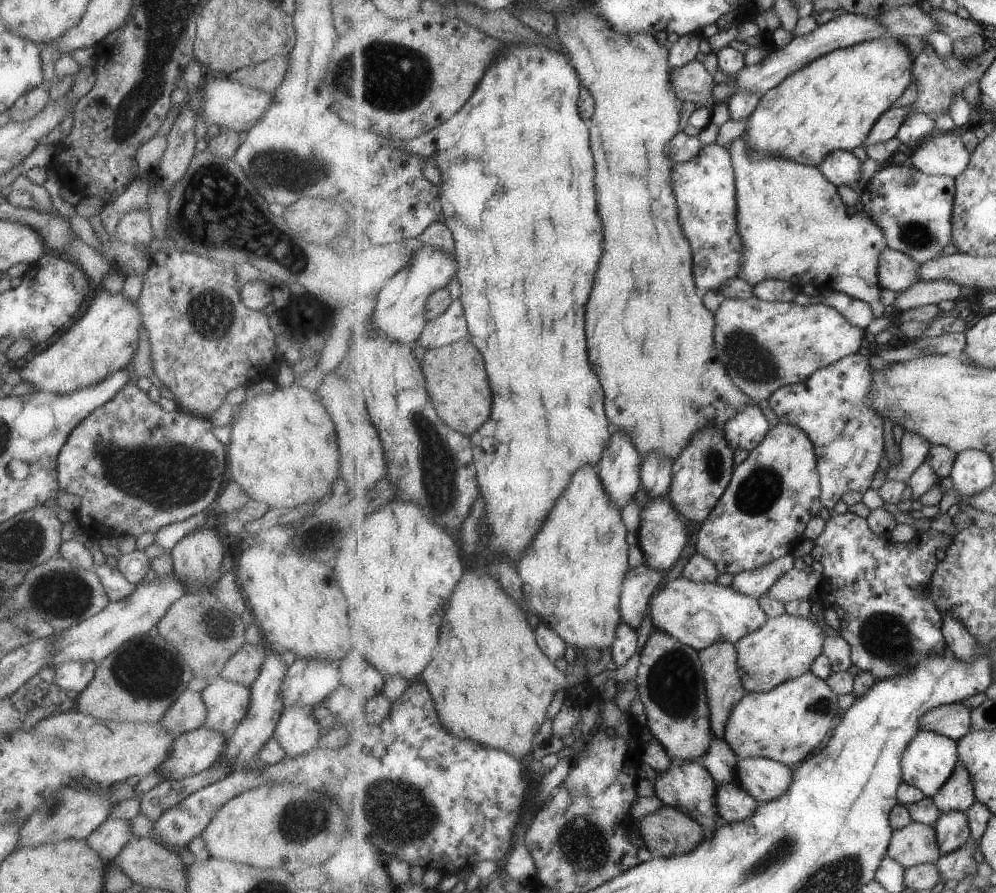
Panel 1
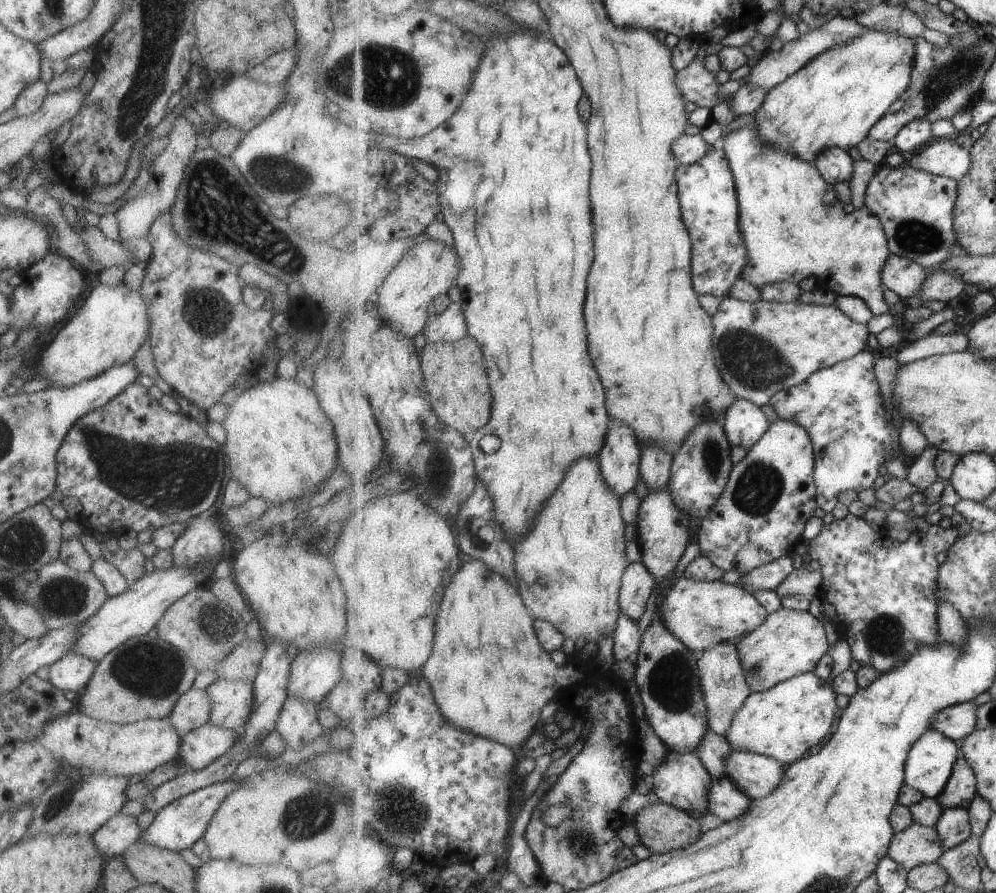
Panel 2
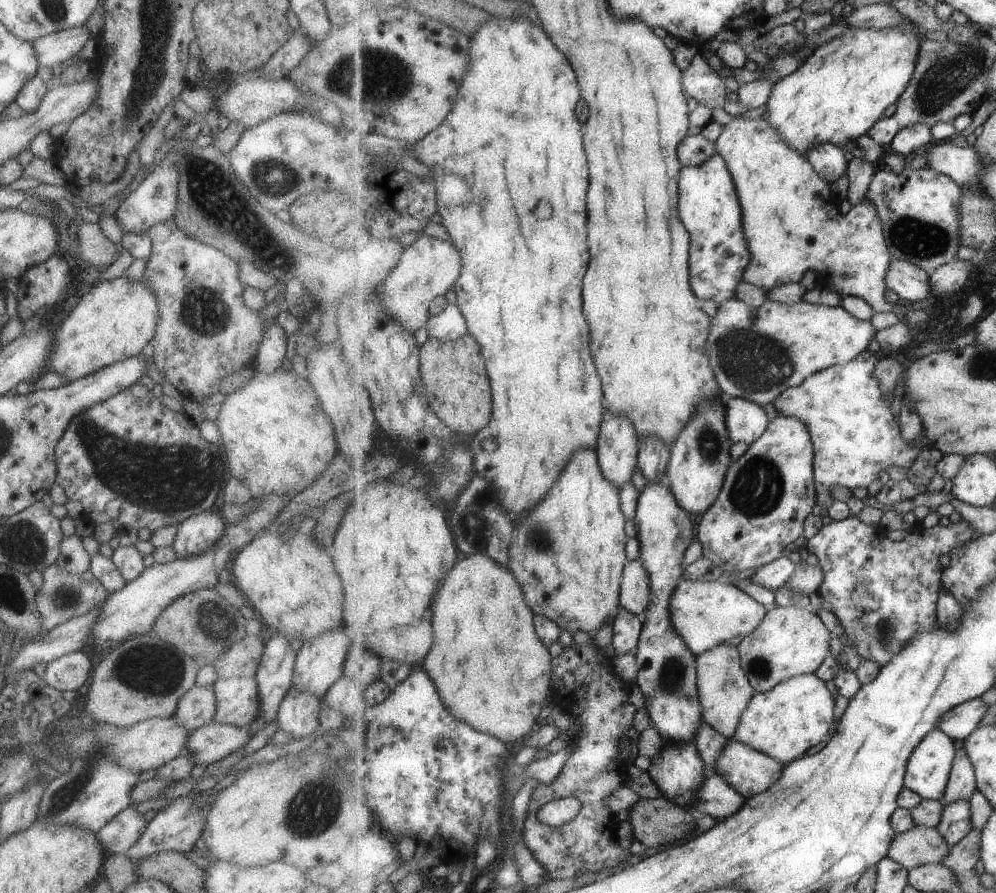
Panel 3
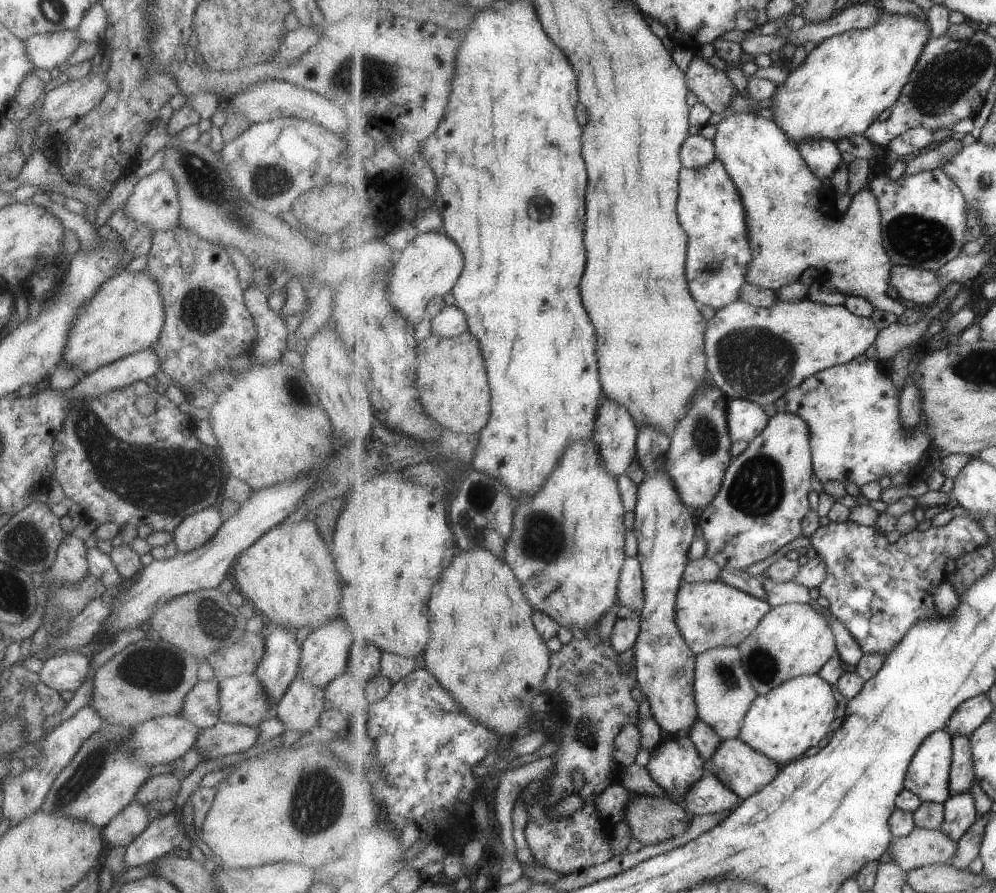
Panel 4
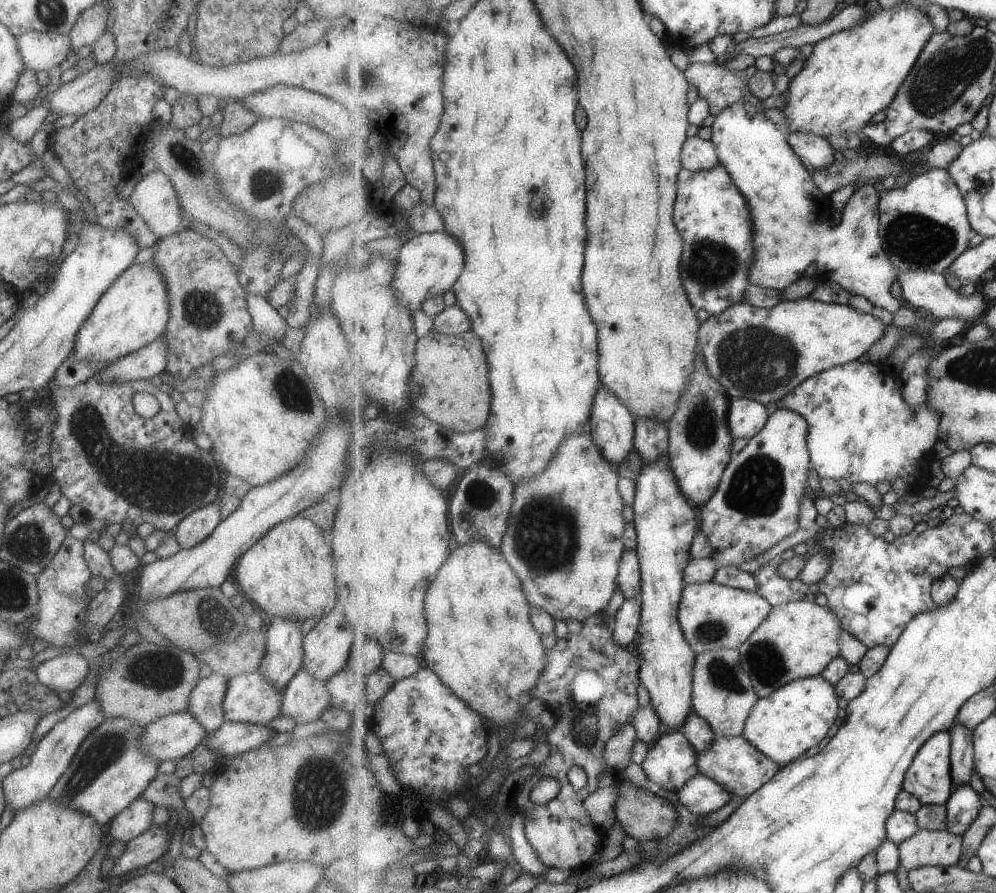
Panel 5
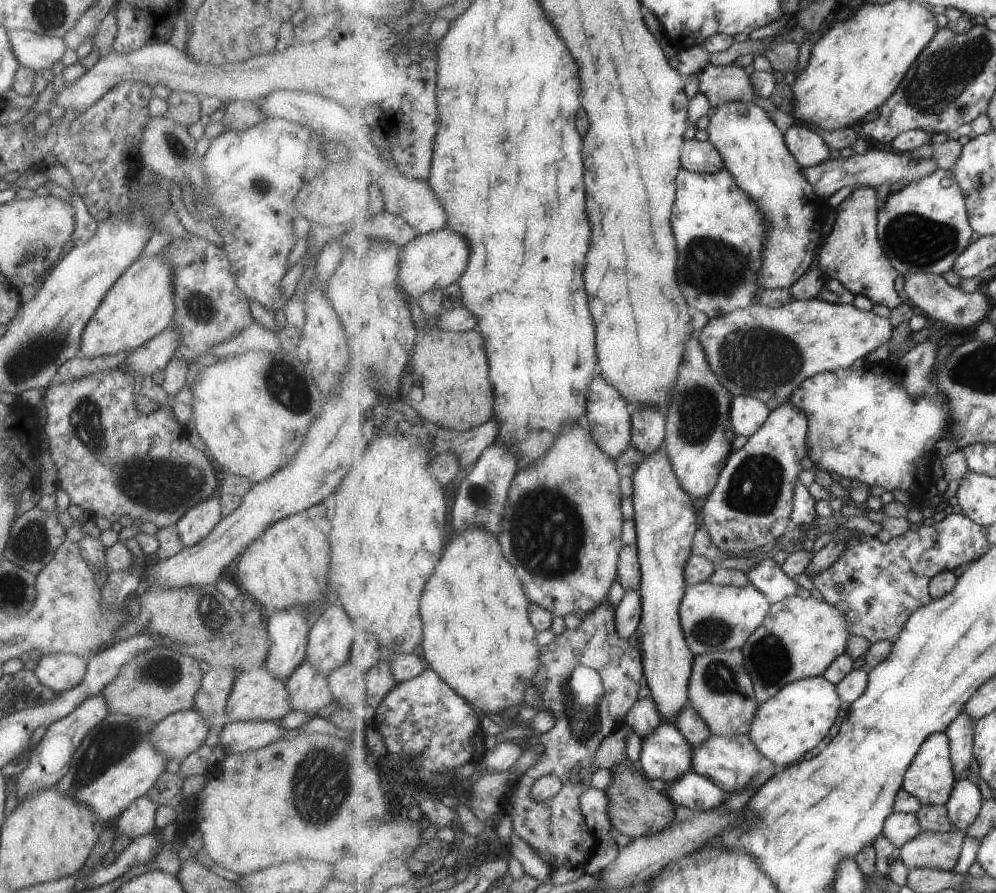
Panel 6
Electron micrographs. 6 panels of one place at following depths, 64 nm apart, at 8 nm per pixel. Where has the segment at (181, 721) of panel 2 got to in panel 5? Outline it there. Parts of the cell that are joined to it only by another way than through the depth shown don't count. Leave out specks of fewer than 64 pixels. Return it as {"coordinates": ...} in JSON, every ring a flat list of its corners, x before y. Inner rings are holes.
{"coordinates":[[211,671,207,677,200,678,189,692,185,712,193,715,206,734,213,734,223,720,221,700,227,688,227,680,221,674]]}

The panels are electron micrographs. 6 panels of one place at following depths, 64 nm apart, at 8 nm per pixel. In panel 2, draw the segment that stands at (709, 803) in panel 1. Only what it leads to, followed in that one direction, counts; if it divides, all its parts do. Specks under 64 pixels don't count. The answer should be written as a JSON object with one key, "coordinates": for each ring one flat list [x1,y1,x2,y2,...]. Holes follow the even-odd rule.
{"coordinates":[[670,750,661,766,653,768,653,786,656,796,671,806,676,806,696,817,703,812,709,813,709,792,713,788,714,778,701,760,698,750,677,752]]}

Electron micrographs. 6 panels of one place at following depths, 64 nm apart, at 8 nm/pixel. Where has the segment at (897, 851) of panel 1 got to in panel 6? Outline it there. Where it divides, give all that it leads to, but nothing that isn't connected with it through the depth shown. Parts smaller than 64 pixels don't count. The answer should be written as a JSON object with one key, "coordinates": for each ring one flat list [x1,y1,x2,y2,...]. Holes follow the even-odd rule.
{"coordinates":[[967,830,937,833,922,831,900,849,900,859,910,869,923,867,947,872,962,868,965,861,960,857,963,838]]}

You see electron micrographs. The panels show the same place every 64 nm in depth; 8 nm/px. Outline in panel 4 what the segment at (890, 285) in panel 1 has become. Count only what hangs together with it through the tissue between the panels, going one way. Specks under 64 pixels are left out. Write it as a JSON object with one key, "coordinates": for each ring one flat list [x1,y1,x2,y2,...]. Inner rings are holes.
{"coordinates":[[894,264,891,284,903,299,919,304,924,310,937,304,945,292,937,272,901,264]]}

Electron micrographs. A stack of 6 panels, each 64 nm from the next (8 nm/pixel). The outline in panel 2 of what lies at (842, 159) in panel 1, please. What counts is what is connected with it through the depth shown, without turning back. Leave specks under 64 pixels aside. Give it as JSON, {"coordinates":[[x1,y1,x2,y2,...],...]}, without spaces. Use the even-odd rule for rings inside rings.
{"coordinates":[[840,147,825,149,814,162,815,167,829,184,850,182,853,177,853,158]]}

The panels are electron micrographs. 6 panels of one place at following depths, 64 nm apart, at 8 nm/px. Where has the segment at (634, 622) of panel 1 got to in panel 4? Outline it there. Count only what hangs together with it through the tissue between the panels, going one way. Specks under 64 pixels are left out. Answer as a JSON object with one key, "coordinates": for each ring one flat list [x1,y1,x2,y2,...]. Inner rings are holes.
{"coordinates":[[627,557,619,580,619,600,621,605,642,610,645,606,645,582,638,557]]}

